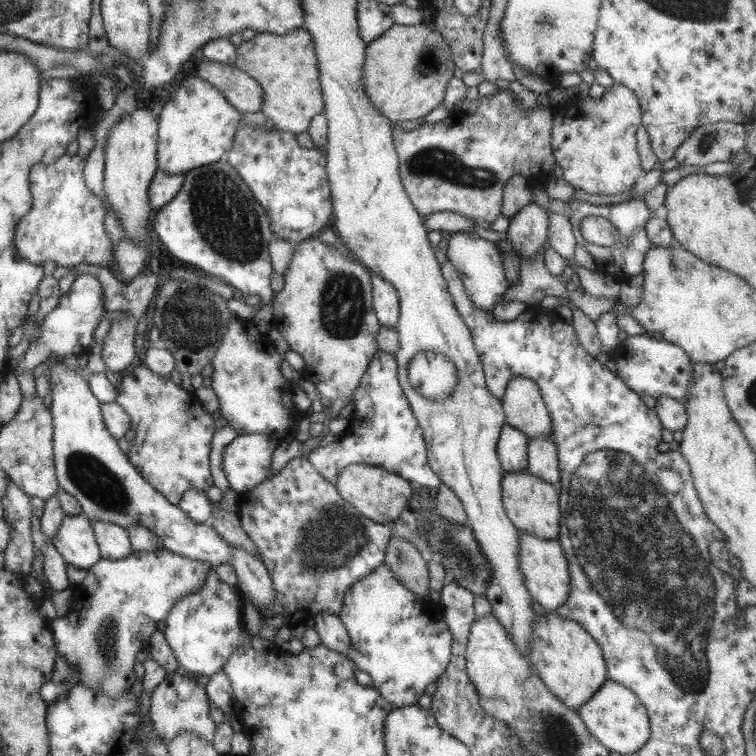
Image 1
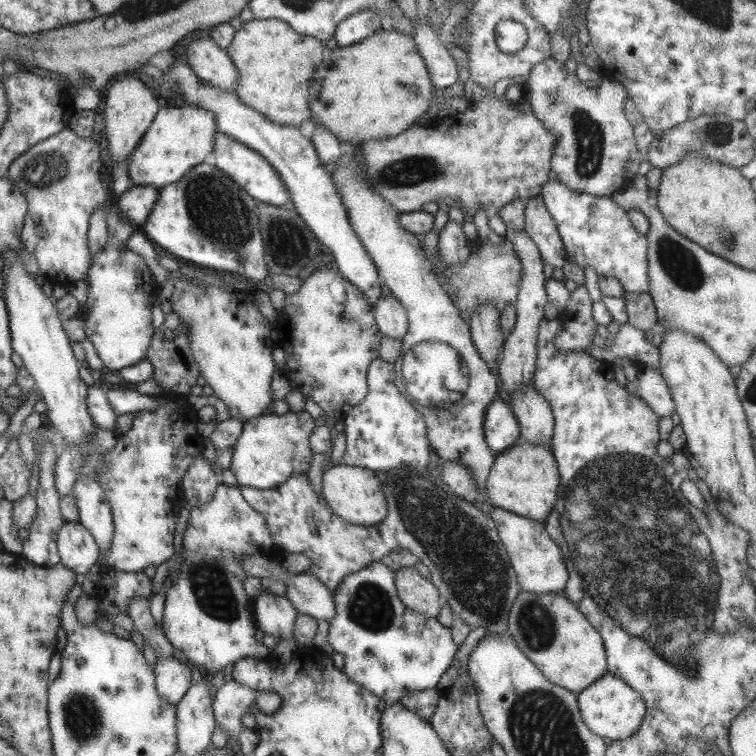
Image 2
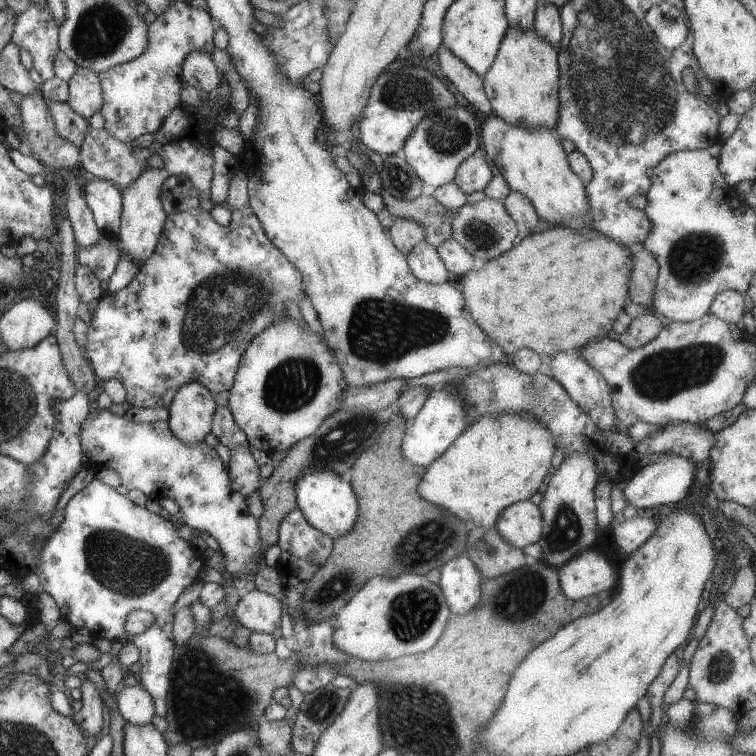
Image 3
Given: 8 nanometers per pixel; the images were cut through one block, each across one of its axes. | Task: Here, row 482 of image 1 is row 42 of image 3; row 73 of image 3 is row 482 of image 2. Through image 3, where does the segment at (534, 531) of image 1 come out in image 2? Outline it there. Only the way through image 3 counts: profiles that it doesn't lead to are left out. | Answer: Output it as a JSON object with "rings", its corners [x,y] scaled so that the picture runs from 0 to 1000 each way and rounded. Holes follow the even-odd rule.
{"rings":[[[687,587],[655,601],[642,632],[642,655],[649,669],[717,692],[737,661],[739,624],[728,587]]]}

